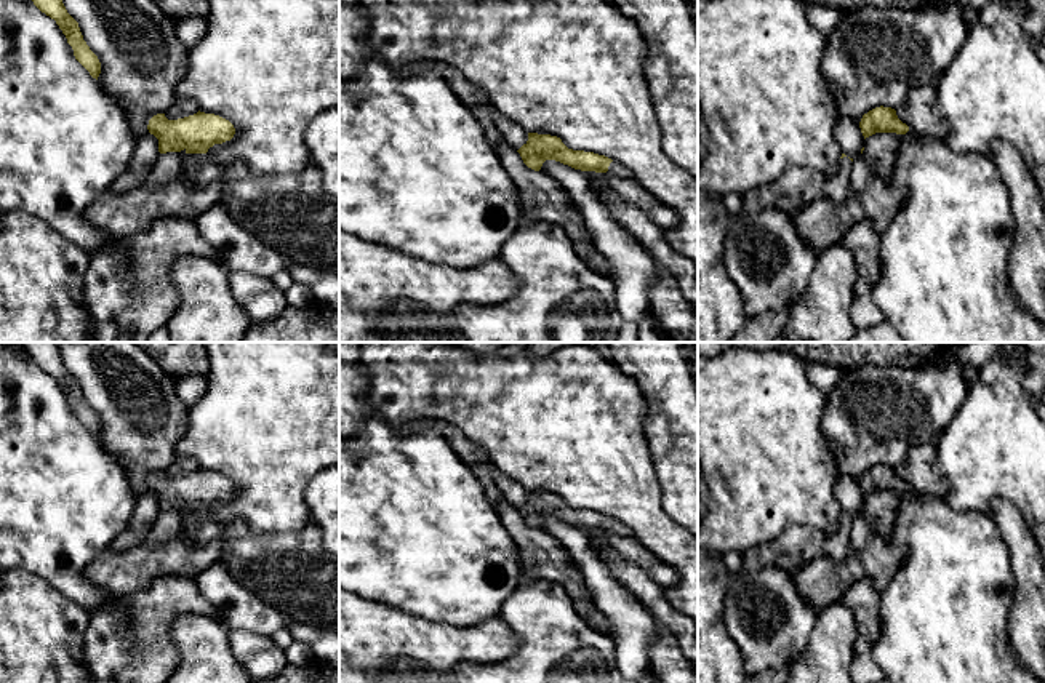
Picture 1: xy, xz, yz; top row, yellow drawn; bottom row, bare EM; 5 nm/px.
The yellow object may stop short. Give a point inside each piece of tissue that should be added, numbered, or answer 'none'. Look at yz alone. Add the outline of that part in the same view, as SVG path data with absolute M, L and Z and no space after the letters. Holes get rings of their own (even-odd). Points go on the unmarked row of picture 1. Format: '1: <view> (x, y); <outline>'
1: yz (797, 546); M840 517L837 529L826 536L811 526L791 526L778 539L743 553L743 571L779 568L795 574L813 560L827 557L842 561L848 557L851 518Z

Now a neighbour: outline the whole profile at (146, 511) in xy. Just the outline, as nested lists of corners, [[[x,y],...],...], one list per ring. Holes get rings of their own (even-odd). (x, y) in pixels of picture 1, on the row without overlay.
[[[147,491],[139,499],[128,526],[115,536],[114,542],[107,549],[115,553],[122,553],[136,545],[141,545],[150,531],[158,512],[158,497]]]

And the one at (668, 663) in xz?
[[[655,622],[658,635],[650,645],[651,677],[658,683],[698,683],[698,672],[680,651],[667,627]]]

